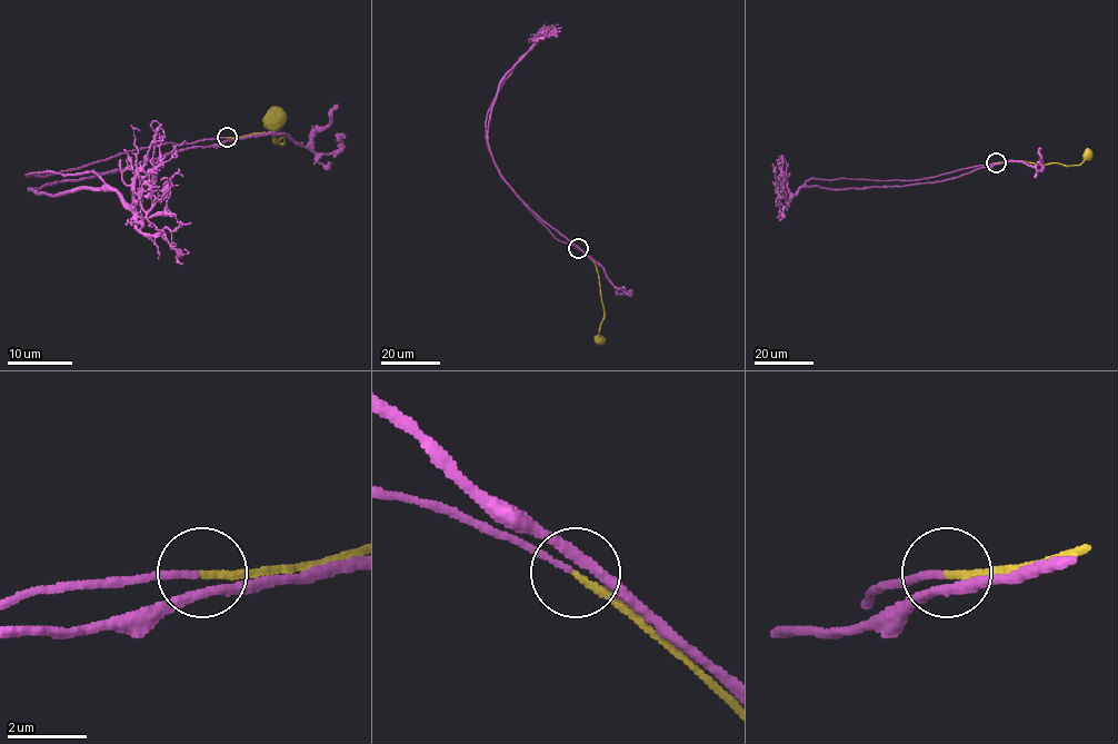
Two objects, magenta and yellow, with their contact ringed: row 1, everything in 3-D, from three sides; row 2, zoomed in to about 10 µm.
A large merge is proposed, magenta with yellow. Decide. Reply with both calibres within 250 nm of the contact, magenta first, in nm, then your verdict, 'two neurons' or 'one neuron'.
calibres 150 and 170 nm; one neuron

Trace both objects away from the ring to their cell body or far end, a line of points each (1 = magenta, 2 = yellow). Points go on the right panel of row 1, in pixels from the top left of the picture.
1: (996, 162), (942, 180), (862, 188), (801, 187), (792, 194), (781, 179), (782, 156)
2: (996, 162), (1022, 160), (1041, 165), (1079, 165), (1090, 150)

